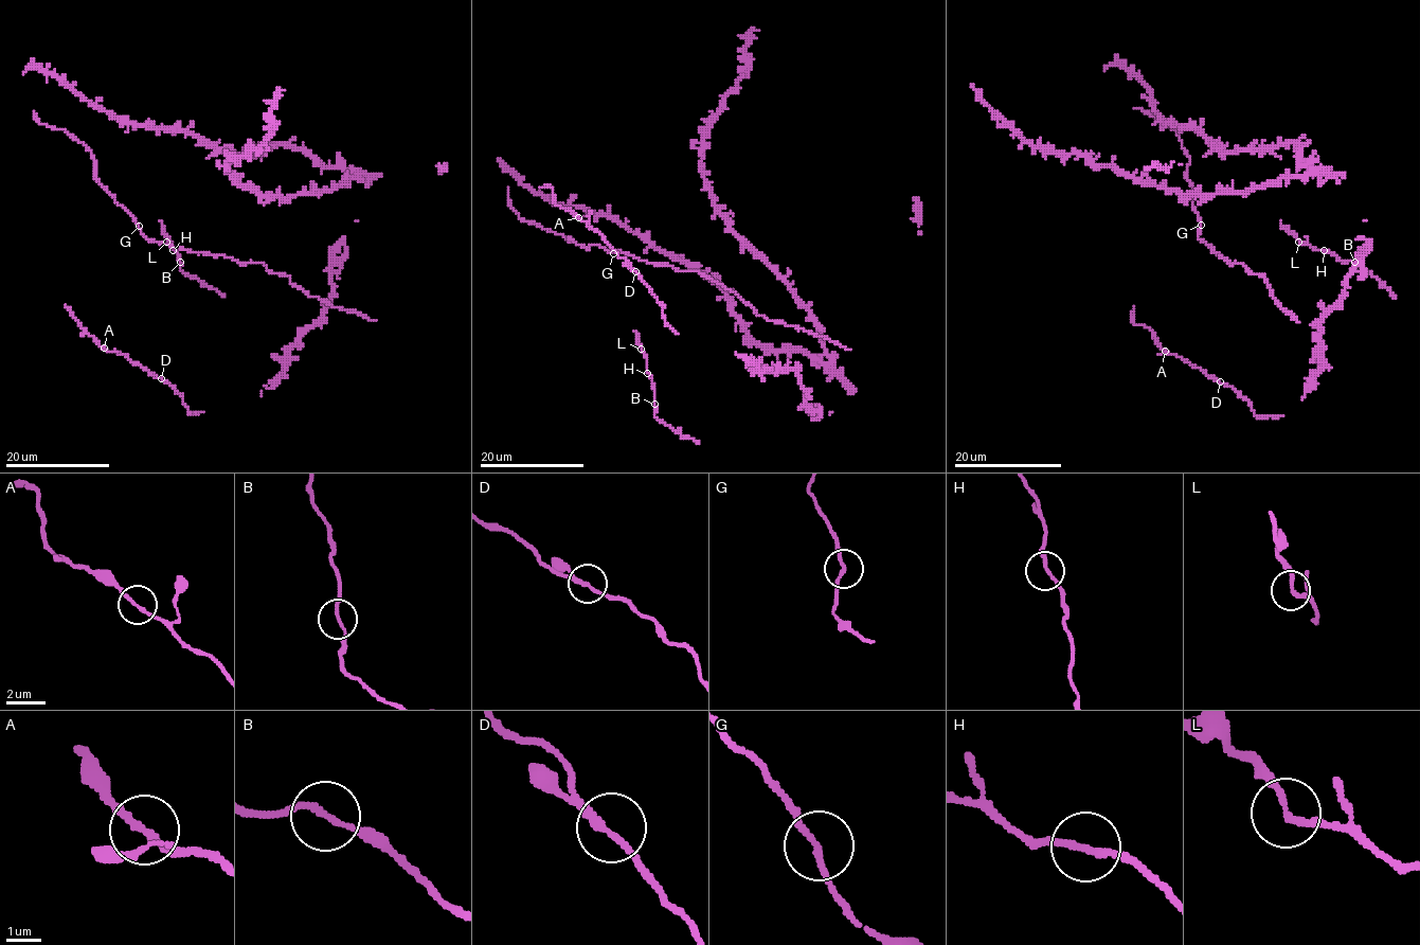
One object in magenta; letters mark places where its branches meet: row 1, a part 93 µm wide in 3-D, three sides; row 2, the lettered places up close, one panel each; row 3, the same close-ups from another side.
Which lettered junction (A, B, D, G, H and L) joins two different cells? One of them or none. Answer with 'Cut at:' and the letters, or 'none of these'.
Cut at: none of these

